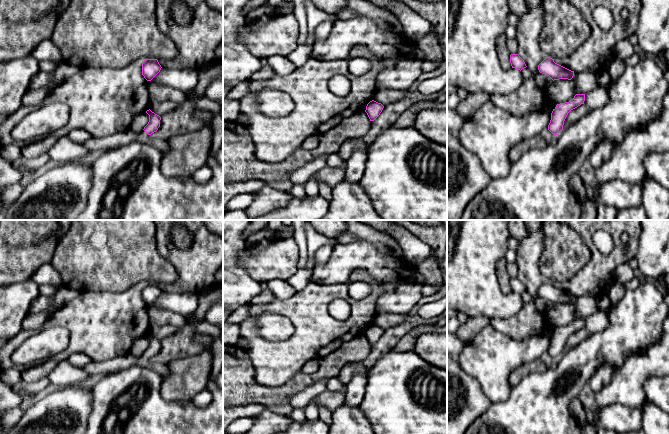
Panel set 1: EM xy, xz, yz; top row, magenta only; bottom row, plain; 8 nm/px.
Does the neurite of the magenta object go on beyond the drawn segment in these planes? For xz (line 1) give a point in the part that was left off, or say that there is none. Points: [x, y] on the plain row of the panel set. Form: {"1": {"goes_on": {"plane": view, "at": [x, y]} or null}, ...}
{"1": {"goes_on": null}}

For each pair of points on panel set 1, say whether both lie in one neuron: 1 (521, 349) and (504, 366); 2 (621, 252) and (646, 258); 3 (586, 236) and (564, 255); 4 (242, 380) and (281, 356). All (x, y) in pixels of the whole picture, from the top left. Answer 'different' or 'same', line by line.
1: same
2: different
3: different
4: different

